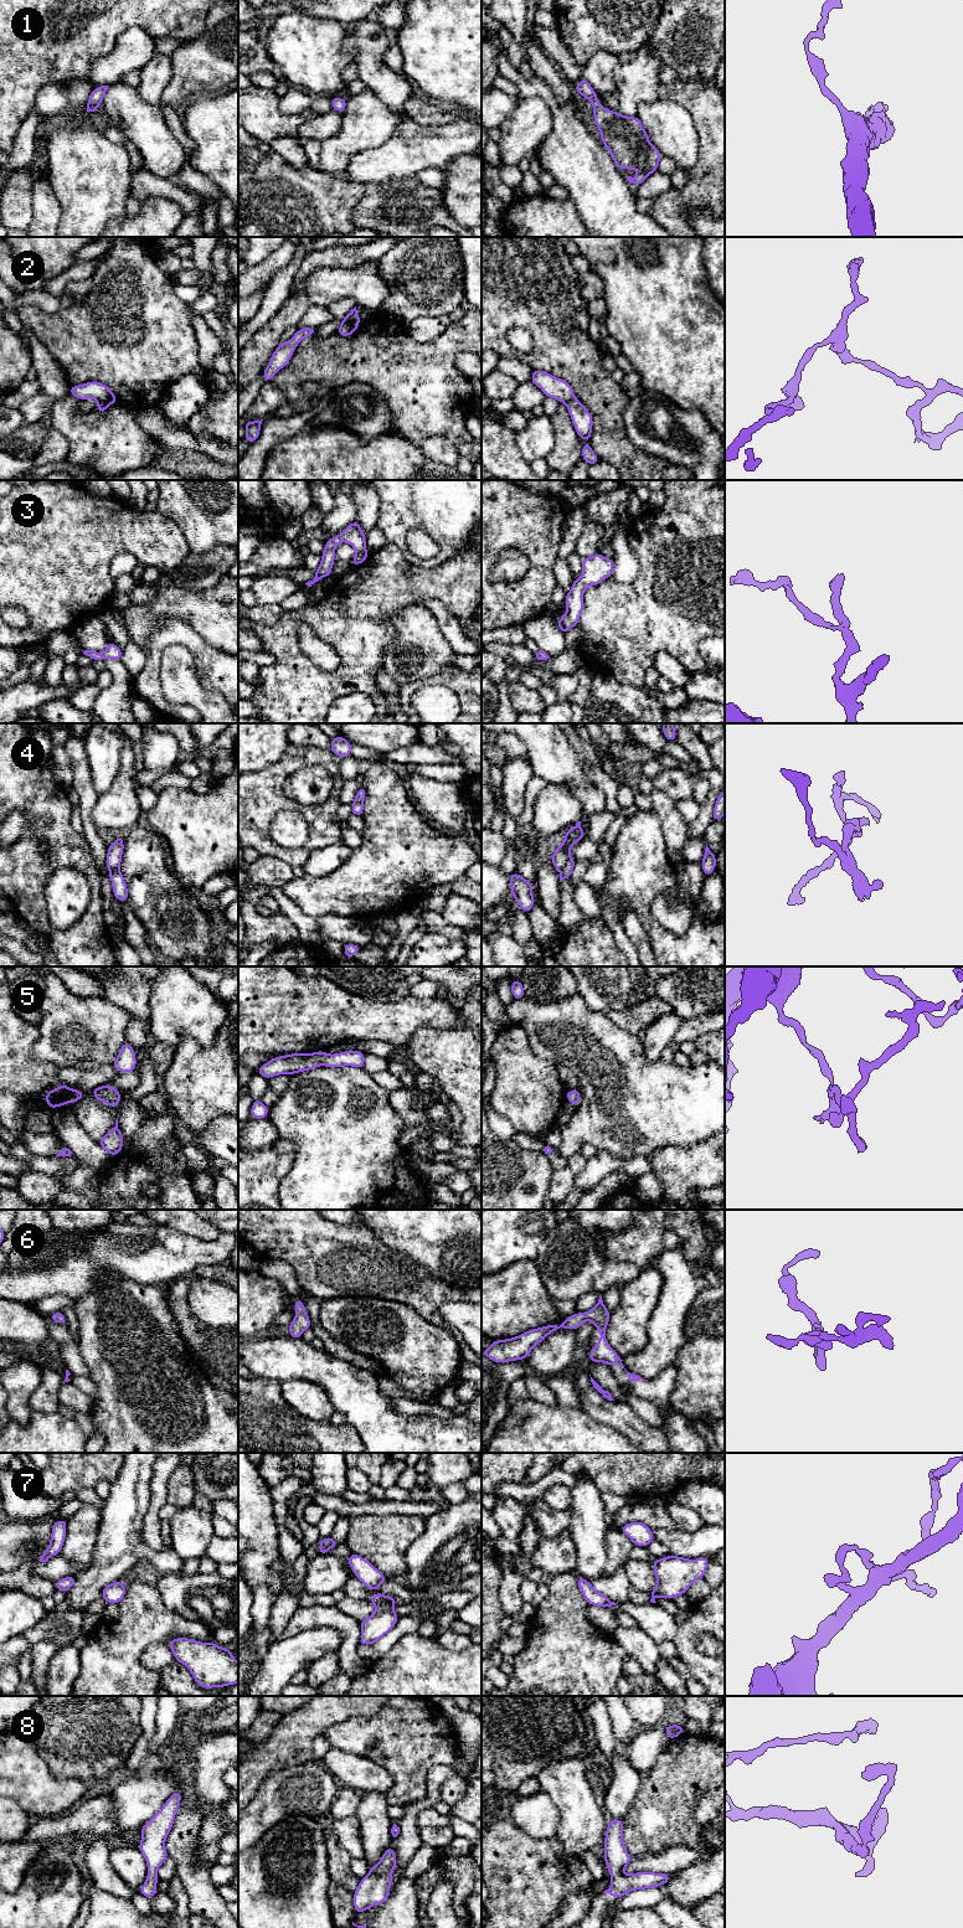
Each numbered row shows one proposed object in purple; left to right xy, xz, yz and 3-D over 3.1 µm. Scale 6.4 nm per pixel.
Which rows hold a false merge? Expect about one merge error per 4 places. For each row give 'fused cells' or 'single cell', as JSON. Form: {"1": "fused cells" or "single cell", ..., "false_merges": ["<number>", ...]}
{"1": "single cell", "2": "fused cells", "3": "single cell", "4": "fused cells", "5": "single cell", "6": "single cell", "7": "single cell", "8": "single cell", "false_merges": ["2", "4"]}

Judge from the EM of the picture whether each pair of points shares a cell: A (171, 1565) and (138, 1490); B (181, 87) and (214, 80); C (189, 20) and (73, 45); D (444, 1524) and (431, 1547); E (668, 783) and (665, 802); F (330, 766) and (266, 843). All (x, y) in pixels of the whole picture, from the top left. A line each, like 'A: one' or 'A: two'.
A: one
B: one
C: one
D: one
E: two
F: one

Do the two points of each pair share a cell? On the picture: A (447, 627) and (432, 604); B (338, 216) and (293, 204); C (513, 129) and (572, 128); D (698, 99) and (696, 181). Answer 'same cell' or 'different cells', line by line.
A: same cell
B: same cell
C: different cells
D: same cell

